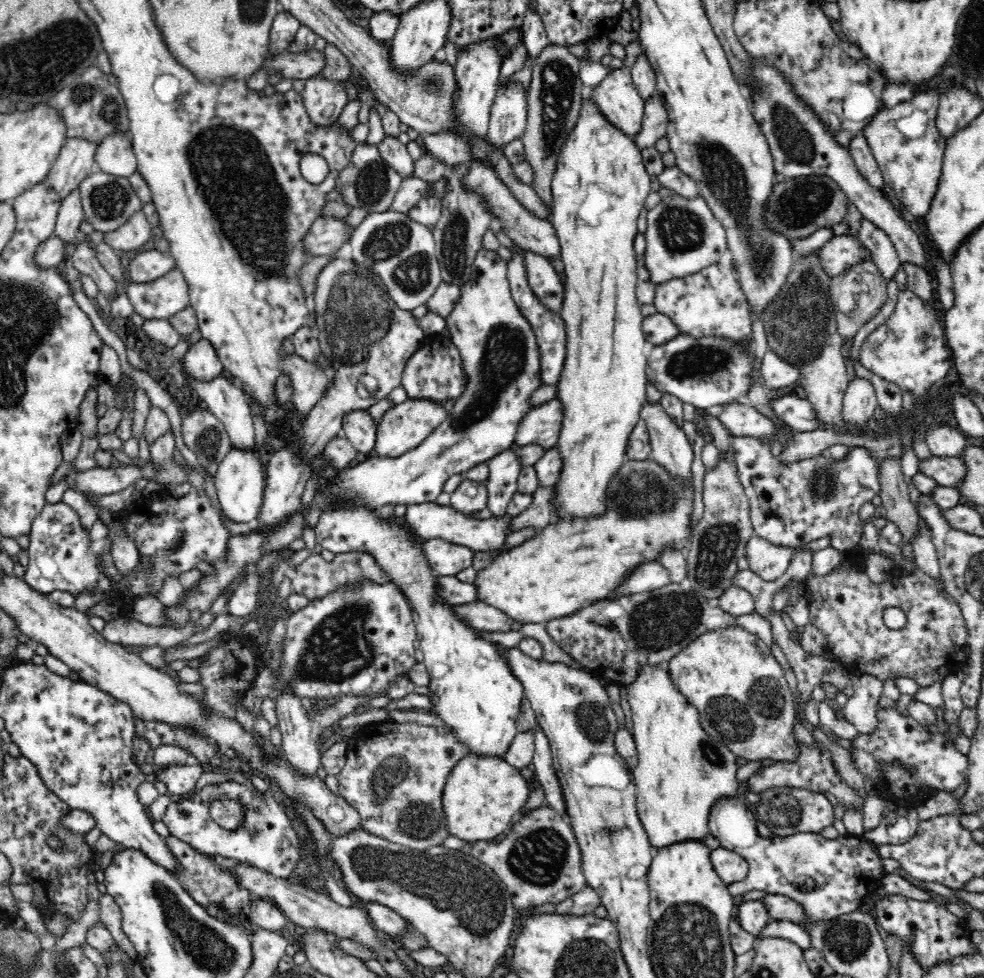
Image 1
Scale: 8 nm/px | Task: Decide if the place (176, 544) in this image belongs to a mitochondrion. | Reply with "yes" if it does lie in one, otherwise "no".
yes

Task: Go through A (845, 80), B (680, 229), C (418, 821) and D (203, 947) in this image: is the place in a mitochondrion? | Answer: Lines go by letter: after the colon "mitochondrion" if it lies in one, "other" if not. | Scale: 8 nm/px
A: other
B: mitochondrion
C: mitochondrion
D: mitochondrion

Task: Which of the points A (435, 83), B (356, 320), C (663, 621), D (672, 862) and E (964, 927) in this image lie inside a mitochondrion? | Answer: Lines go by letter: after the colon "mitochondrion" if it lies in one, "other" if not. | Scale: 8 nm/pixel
A: mitochondrion
B: mitochondrion
C: mitochondrion
D: other
E: other

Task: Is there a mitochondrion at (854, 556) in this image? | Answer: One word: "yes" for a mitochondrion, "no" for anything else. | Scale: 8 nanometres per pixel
no

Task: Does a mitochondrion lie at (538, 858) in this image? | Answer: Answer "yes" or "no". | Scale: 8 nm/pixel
yes

